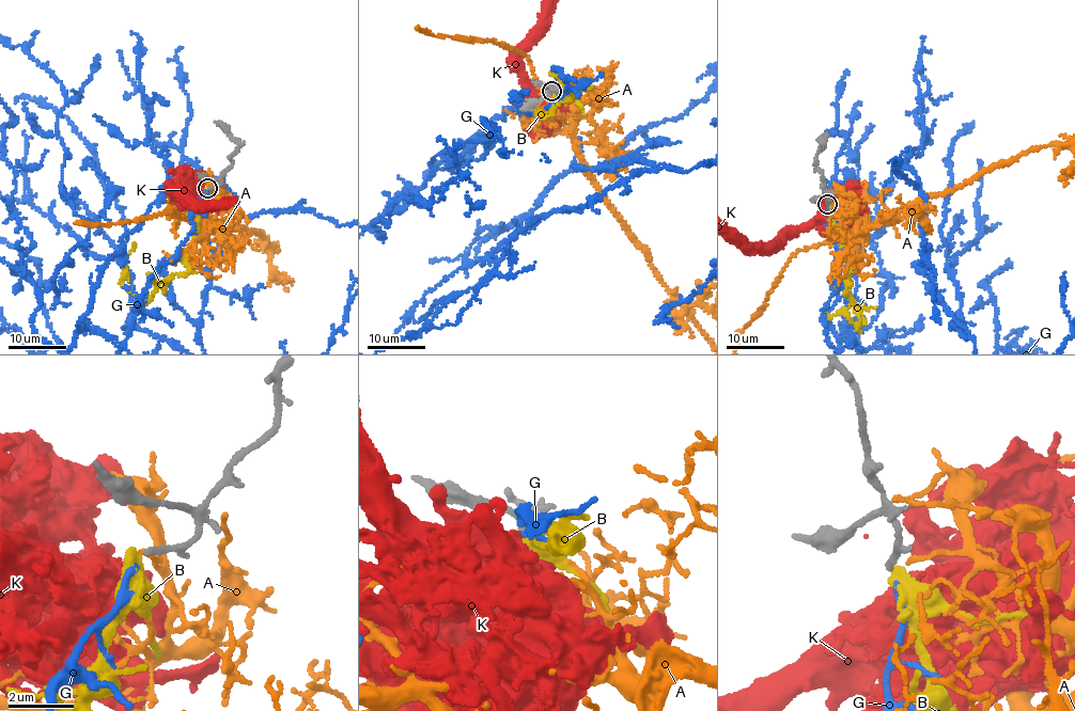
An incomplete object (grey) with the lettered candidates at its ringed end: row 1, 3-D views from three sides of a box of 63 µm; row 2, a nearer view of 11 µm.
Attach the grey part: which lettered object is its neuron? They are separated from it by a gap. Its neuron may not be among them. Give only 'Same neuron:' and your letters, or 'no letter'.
Same neuron: G

